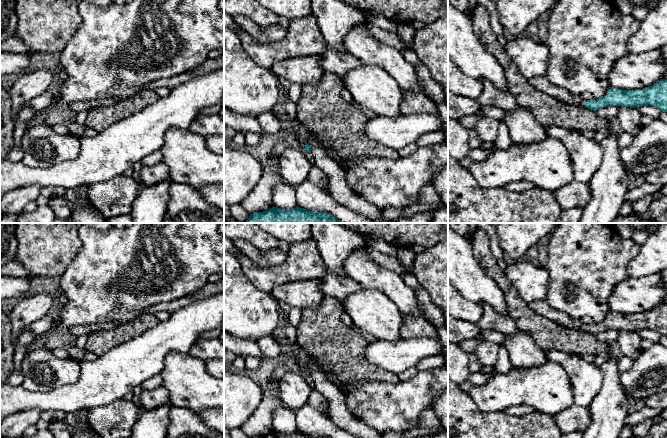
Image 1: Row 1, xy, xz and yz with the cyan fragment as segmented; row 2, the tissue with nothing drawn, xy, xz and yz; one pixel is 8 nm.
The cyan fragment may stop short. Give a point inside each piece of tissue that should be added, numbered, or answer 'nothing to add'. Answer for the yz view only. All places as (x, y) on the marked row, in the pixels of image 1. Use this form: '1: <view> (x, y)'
1: yz (541, 83)

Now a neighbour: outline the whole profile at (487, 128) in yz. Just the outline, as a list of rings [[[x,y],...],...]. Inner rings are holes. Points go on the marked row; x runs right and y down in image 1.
[[[483,117],[477,122],[474,129],[482,142],[495,143],[499,127],[500,122],[498,120],[492,117]]]

